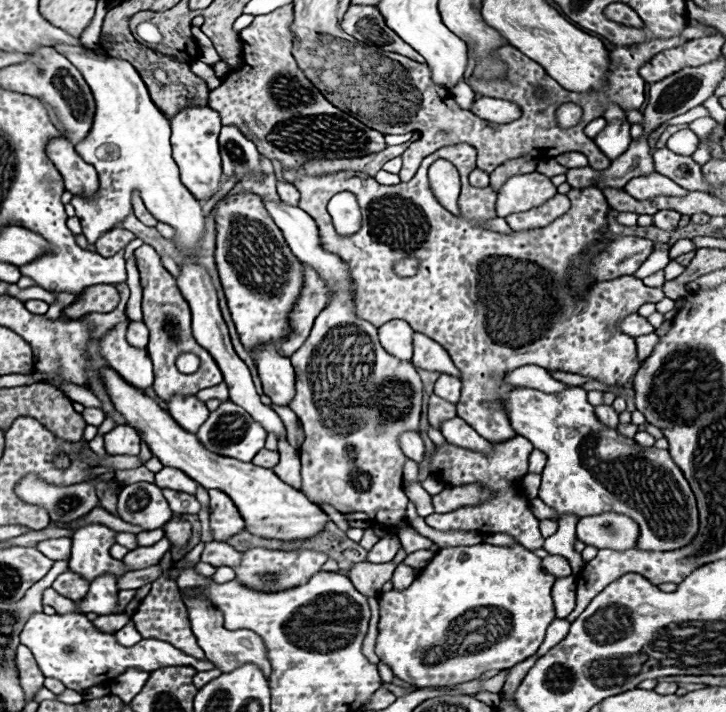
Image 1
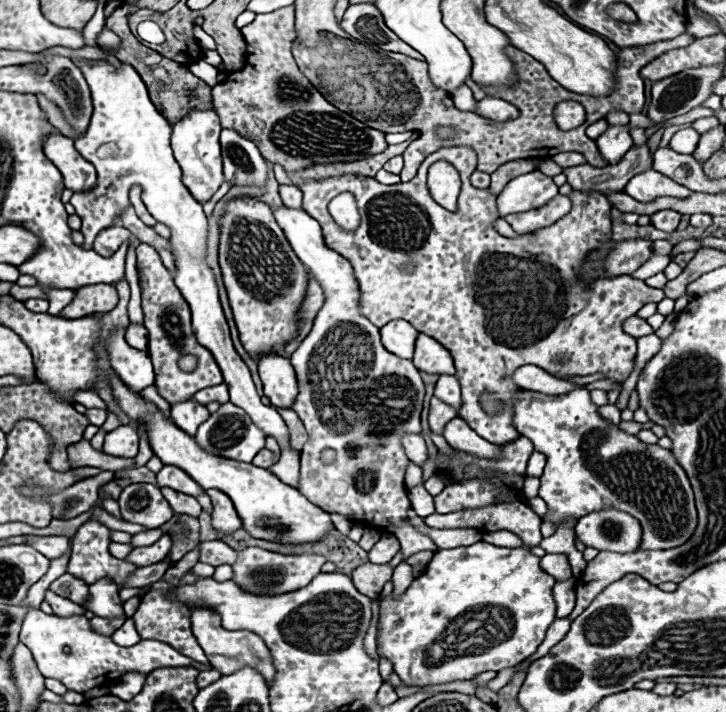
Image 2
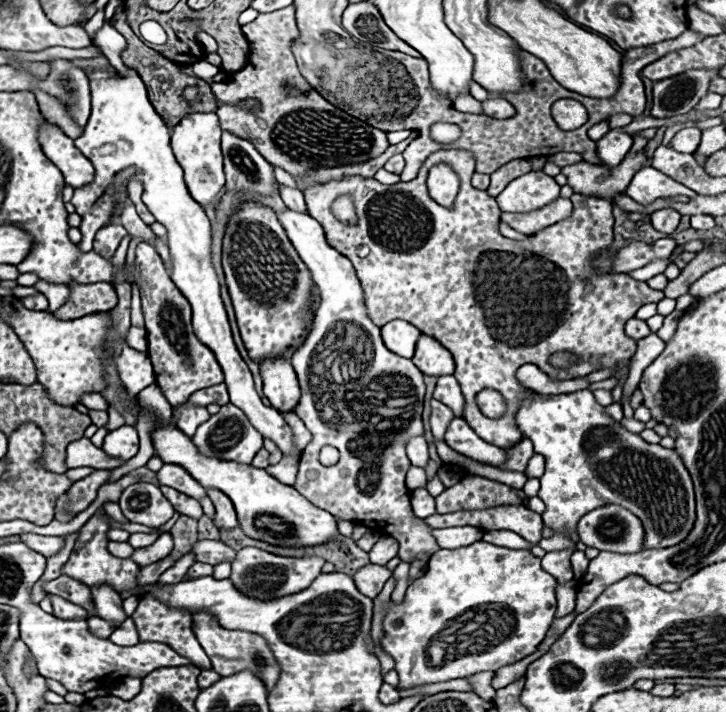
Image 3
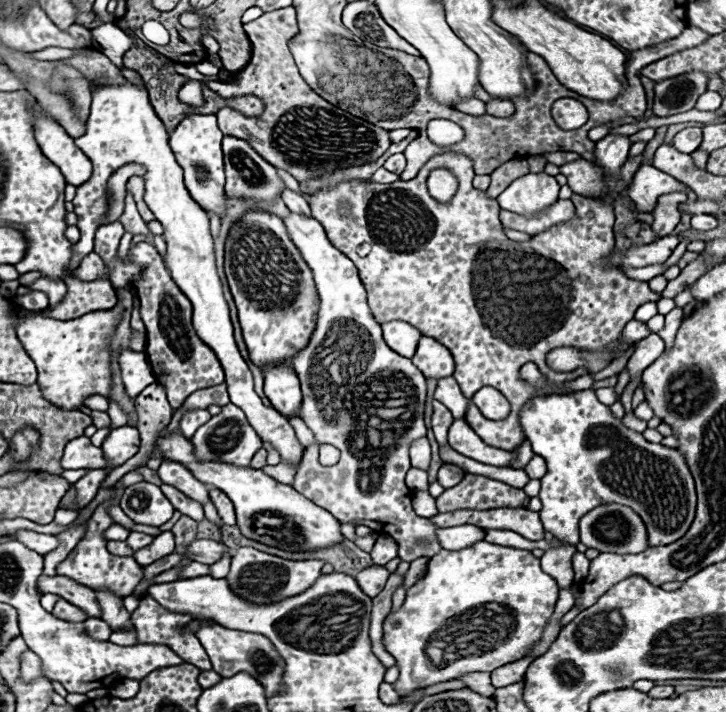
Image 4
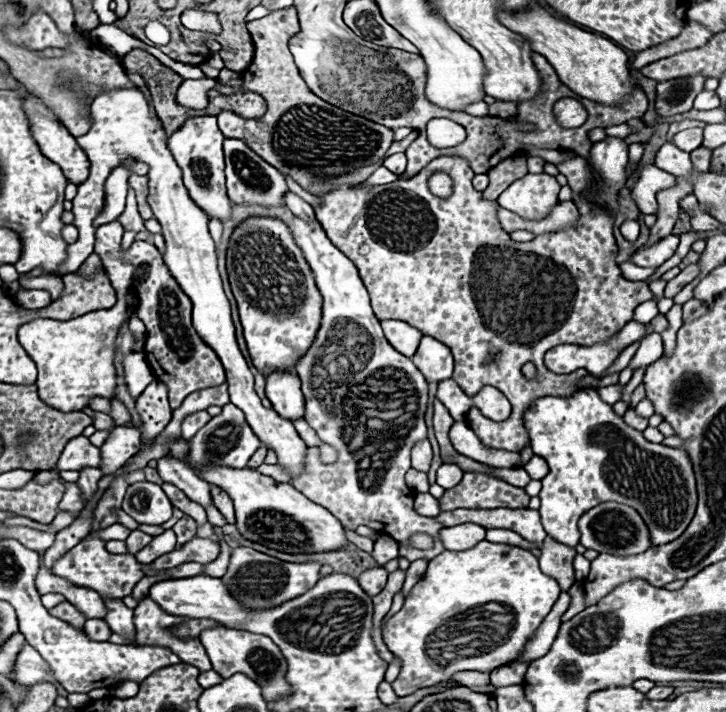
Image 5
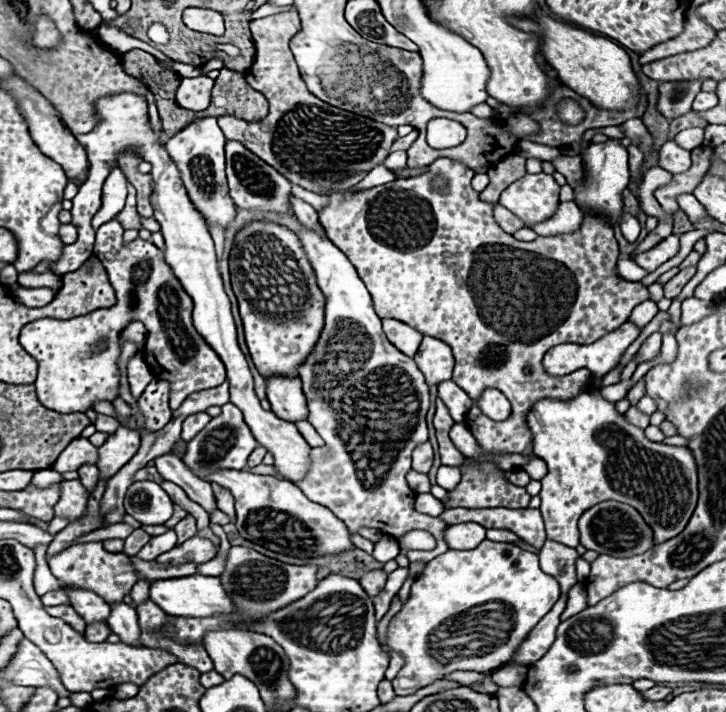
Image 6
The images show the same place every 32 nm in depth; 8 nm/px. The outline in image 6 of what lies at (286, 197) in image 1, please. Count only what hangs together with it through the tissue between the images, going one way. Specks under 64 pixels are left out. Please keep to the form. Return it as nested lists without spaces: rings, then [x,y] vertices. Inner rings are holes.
[[[292,198],[292,210],[294,210],[294,216],[296,216],[306,228],[310,228],[312,232],[318,232],[318,234],[324,234],[324,236],[326,236],[324,228],[322,228],[320,222],[318,222],[318,212],[316,212],[310,204],[306,204],[306,202],[298,200],[298,198]]]

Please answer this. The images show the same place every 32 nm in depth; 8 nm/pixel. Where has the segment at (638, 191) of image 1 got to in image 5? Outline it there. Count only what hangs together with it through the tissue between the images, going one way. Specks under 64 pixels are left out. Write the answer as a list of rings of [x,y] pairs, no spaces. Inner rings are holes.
[[[642,166],[632,188],[632,198],[642,214],[658,214],[656,194],[670,186],[674,186],[674,176],[656,166]]]

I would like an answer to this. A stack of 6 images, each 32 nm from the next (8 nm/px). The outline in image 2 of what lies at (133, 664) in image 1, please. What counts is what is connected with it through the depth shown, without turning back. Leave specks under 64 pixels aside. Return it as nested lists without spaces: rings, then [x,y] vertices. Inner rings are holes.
[[[30,608],[26,612],[26,618],[22,622],[20,630],[20,642],[24,642],[36,660],[38,670],[46,678],[60,680],[68,690],[74,692],[88,692],[96,686],[108,684],[120,674],[128,672],[140,672],[140,674],[150,674],[152,670],[158,668],[168,668],[168,666],[194,666],[198,670],[210,668],[202,666],[198,662],[192,662],[192,658],[182,656],[178,650],[172,646],[158,642],[158,640],[140,640],[136,646],[122,648],[112,642],[110,636],[100,636],[90,628],[90,622],[86,616],[70,616],[70,618],[58,618],[50,616],[38,608]],[[102,676],[102,678],[100,678]],[[98,678],[98,684],[90,684],[92,680]]]

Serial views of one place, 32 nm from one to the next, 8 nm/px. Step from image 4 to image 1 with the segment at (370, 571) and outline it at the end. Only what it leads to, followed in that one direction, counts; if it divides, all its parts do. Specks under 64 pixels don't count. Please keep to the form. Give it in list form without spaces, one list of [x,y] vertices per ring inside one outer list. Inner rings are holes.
[[[360,562],[350,570],[350,580],[354,582],[356,590],[360,590],[364,596],[378,596],[382,592],[382,586],[386,580],[392,578],[396,564],[372,564],[372,562]]]

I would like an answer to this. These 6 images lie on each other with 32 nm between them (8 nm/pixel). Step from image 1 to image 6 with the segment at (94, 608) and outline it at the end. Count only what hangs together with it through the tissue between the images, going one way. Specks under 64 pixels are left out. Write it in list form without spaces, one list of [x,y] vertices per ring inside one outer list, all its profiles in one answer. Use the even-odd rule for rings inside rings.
[[[112,604],[112,614],[108,618],[108,626],[114,634],[120,636],[124,644],[130,646],[144,646],[140,642],[140,626],[138,626],[138,614],[128,604]]]

